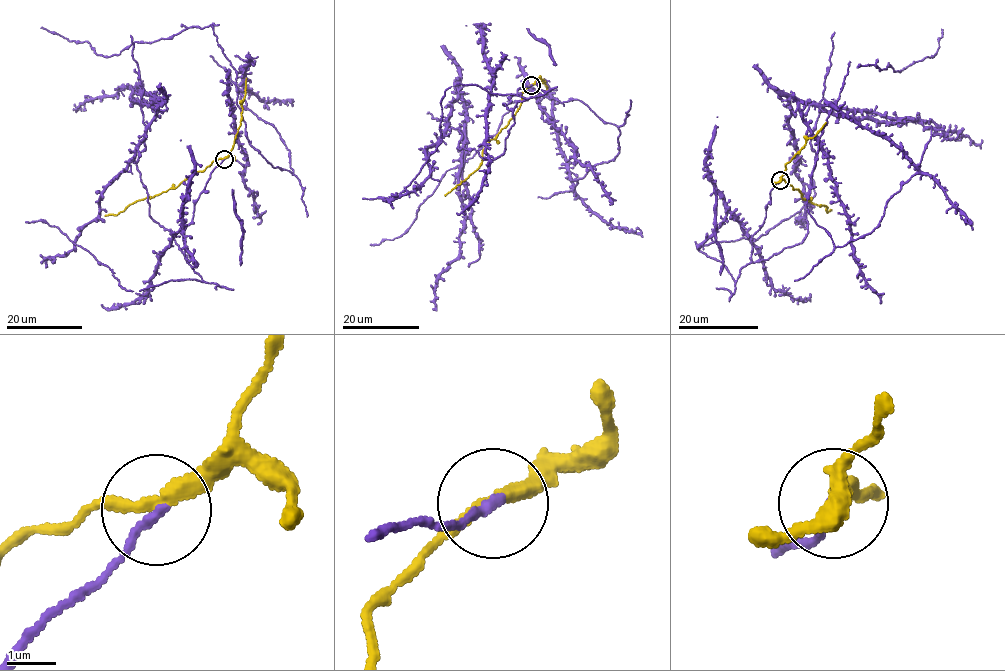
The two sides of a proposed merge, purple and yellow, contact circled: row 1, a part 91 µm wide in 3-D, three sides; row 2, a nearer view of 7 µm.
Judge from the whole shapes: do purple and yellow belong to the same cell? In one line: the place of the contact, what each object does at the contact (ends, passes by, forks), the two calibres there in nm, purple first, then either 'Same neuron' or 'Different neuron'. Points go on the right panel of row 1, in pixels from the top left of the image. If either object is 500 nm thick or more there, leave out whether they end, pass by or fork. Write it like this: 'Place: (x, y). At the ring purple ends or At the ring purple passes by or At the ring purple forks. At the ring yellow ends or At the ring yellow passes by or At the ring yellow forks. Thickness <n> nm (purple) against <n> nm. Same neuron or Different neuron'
Place: (780, 180). At the ring purple ends. At the ring yellow passes by. Thickness 180 nm (purple) against 260 nm. Different neuron

